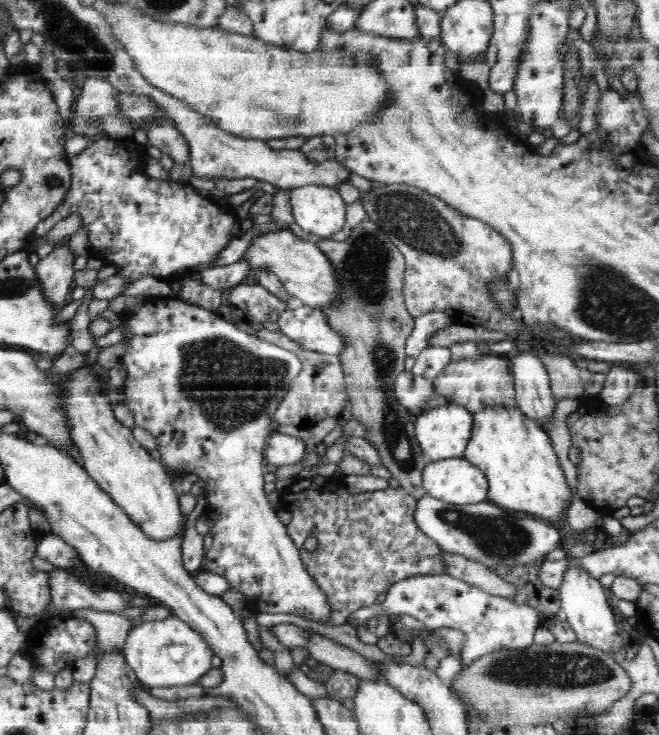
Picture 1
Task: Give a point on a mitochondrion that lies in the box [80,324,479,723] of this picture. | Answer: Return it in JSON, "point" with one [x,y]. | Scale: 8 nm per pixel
{"point":[232,387]}

